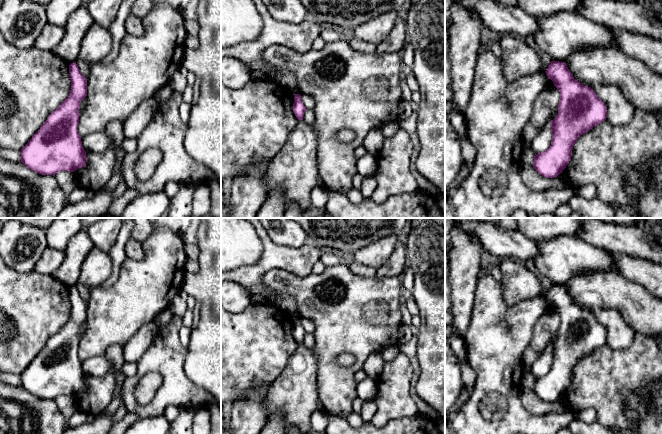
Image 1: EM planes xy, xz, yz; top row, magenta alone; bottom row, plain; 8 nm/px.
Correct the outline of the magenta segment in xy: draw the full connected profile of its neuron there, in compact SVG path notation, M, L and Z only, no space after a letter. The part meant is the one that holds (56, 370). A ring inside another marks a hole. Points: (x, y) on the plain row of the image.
M76 286L69 289L69 320L53 335L21 373L21 387L41 399L74 396L86 390L86 375L78 357L79 332L87 320L87 303Z

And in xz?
M295 318L294 327L293 327L293 336L298 344L303 344L306 331L304 330L301 319Z

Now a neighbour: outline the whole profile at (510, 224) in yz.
M450 218L455 222L491 223L507 231L519 231L516 218Z

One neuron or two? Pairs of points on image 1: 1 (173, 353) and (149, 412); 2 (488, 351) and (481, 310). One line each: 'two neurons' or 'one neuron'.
1: one neuron
2: one neuron

